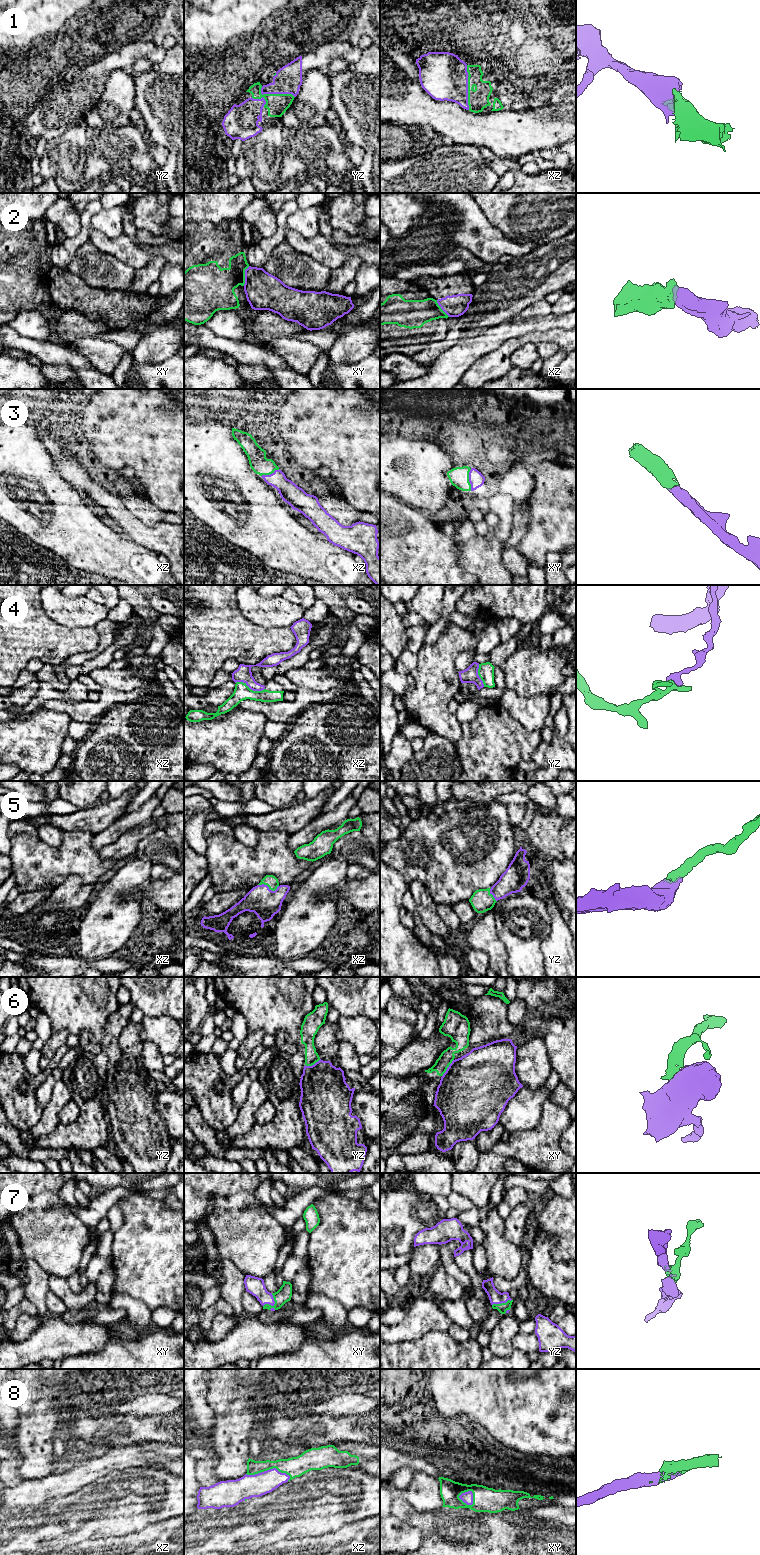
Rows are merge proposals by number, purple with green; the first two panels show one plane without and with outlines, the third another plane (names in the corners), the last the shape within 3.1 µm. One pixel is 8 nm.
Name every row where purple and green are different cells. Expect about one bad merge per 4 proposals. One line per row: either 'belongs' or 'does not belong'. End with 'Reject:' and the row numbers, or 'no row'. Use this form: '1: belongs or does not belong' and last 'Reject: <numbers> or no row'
1: belongs
2: does not belong
3: belongs
4: does not belong
5: belongs
6: does not belong
7: belongs
8: belongs
Reject: 2, 4, 6

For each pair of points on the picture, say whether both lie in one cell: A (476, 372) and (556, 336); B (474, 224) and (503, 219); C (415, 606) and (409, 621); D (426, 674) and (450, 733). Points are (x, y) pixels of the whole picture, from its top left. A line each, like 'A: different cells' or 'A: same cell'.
A: same cell
B: different cells
C: different cells
D: same cell

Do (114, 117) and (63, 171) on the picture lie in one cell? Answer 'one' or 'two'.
two

